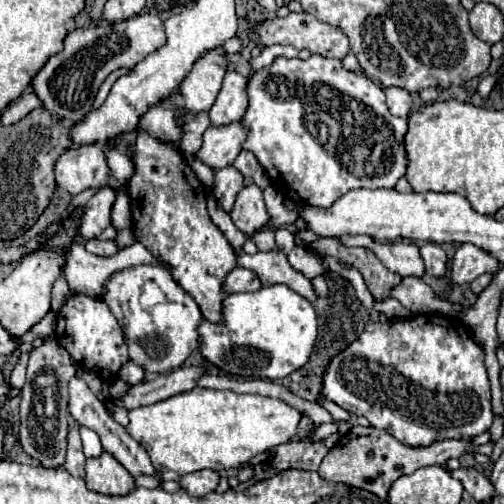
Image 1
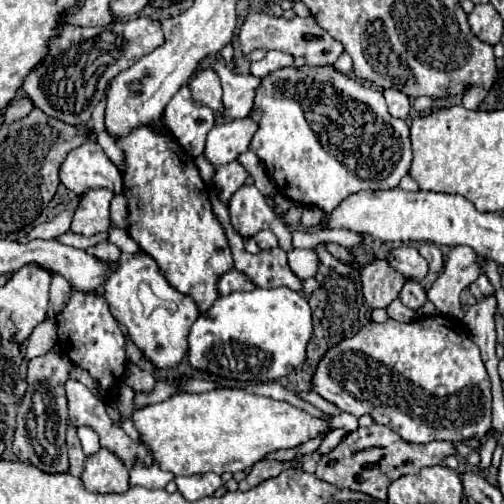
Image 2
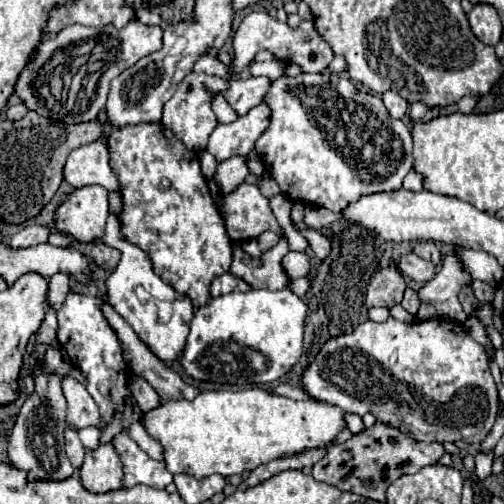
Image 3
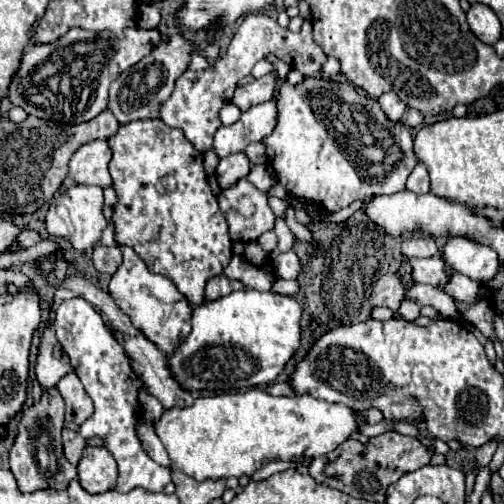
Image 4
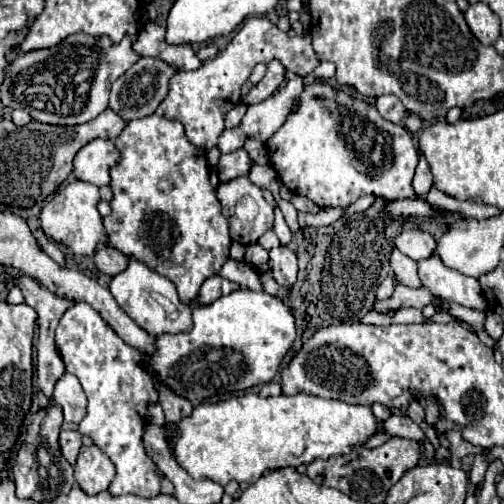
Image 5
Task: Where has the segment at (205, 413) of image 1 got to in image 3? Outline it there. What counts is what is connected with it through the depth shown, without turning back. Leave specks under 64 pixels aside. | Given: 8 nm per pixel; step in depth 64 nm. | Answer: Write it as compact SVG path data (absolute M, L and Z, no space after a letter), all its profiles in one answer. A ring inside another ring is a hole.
M258 386L243 387L238 390L206 391L198 394L194 400L166 400L158 408L148 410L140 418L144 430L160 442L164 448L164 464L172 474L188 474L194 478L206 478L210 474L232 476L250 472L260 464L266 464L274 458L292 456L312 448L328 446L336 434L346 428L344 412L338 406L326 402L298 402L284 396L272 396L270 392Z

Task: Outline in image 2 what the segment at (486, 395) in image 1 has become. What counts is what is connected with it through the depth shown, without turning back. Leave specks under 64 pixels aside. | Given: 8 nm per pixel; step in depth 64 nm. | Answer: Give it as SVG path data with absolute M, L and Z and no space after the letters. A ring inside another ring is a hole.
M440 314L412 322L396 322L392 318L384 324L368 322L356 336L326 352L314 374L314 392L336 404L342 412L358 418L364 414L372 416L376 424L392 428L406 442L426 444L432 440L462 442L472 436L484 438L492 426L492 392L480 348L476 348L462 322Z

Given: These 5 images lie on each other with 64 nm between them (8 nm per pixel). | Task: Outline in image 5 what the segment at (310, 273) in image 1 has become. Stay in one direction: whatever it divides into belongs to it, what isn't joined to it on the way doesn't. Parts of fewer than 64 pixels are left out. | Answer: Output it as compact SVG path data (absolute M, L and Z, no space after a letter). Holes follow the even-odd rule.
M278 246L274 250L270 250L270 274L274 276L276 282L292 286L296 282L296 274L298 274L298 262L296 262L296 254L286 248L286 246Z

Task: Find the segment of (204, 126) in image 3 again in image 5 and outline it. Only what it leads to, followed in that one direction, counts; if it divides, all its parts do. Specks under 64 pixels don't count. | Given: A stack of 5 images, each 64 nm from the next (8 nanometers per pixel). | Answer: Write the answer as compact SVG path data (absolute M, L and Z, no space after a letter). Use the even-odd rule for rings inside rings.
M252 16L246 18L240 30L234 34L226 50L222 50L216 58L206 60L202 68L194 72L184 72L180 70L172 80L170 80L170 92L166 100L158 106L156 114L164 116L168 120L178 120L184 126L184 132L192 144L196 144L202 150L210 150L216 146L218 136L224 130L224 116L230 108L234 108L240 102L240 88L248 80L252 68L258 62L272 62L278 58L288 70L300 76L312 74L312 70L320 64L314 48L310 34L296 34L290 36L282 32L276 24L272 24L264 16Z

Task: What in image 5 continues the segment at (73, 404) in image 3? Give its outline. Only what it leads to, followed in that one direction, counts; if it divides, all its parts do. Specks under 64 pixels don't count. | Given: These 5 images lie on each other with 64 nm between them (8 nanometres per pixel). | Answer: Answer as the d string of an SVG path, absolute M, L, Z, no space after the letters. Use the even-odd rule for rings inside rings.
M64 374L54 388L54 402L62 406L64 410L64 422L82 422L86 416L86 394L74 374Z

